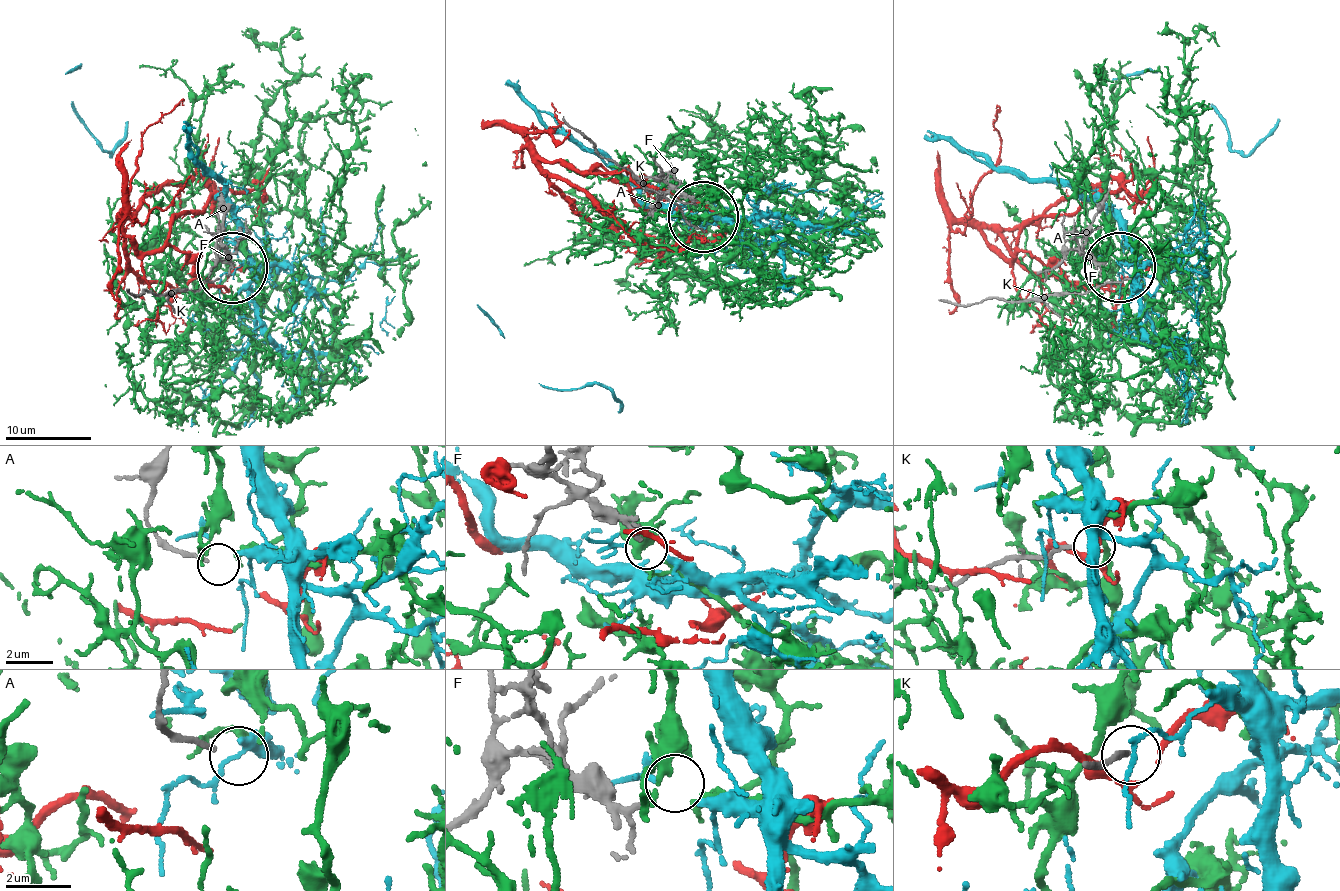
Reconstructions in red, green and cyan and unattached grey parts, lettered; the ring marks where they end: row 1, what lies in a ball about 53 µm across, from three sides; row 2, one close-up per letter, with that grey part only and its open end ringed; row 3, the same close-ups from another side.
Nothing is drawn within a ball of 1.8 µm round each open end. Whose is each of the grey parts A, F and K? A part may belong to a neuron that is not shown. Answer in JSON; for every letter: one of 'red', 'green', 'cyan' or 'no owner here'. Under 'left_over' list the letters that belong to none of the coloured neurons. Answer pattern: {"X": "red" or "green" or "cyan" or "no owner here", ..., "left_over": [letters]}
{"A": "no owner here", "F": "green", "K": "no owner here", "left_over": ["A", "K"]}

